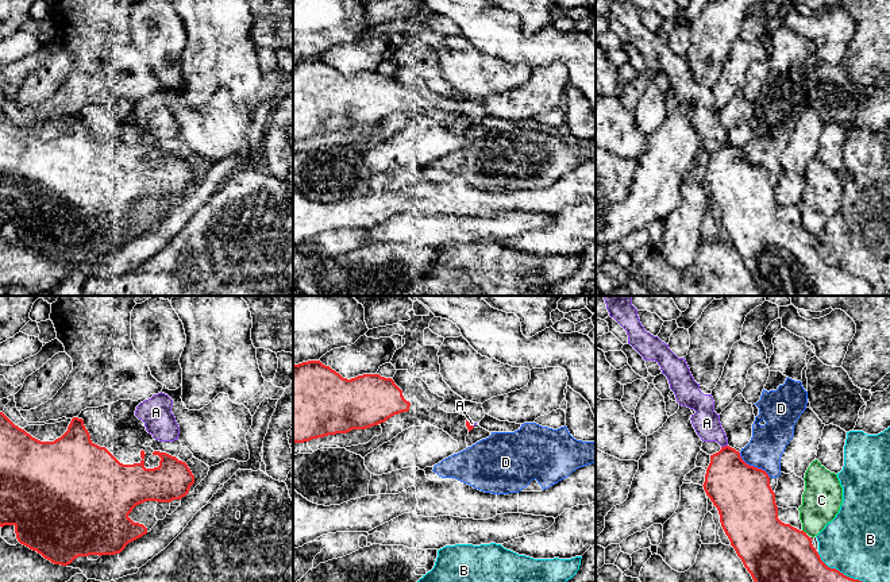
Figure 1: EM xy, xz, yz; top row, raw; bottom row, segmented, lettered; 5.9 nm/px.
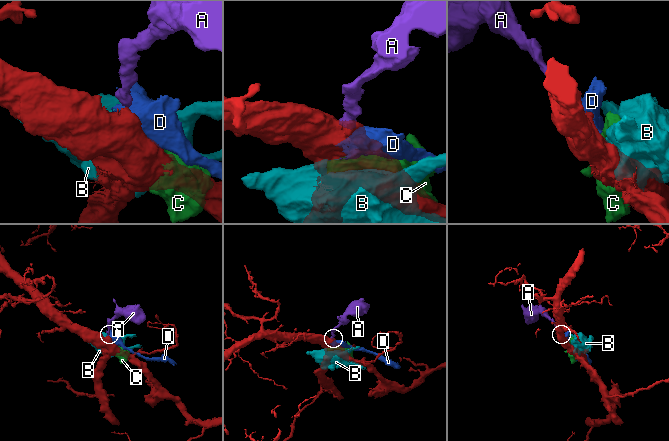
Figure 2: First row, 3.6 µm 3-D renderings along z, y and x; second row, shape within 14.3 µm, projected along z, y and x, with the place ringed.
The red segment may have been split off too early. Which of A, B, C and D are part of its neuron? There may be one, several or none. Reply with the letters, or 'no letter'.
no letter

